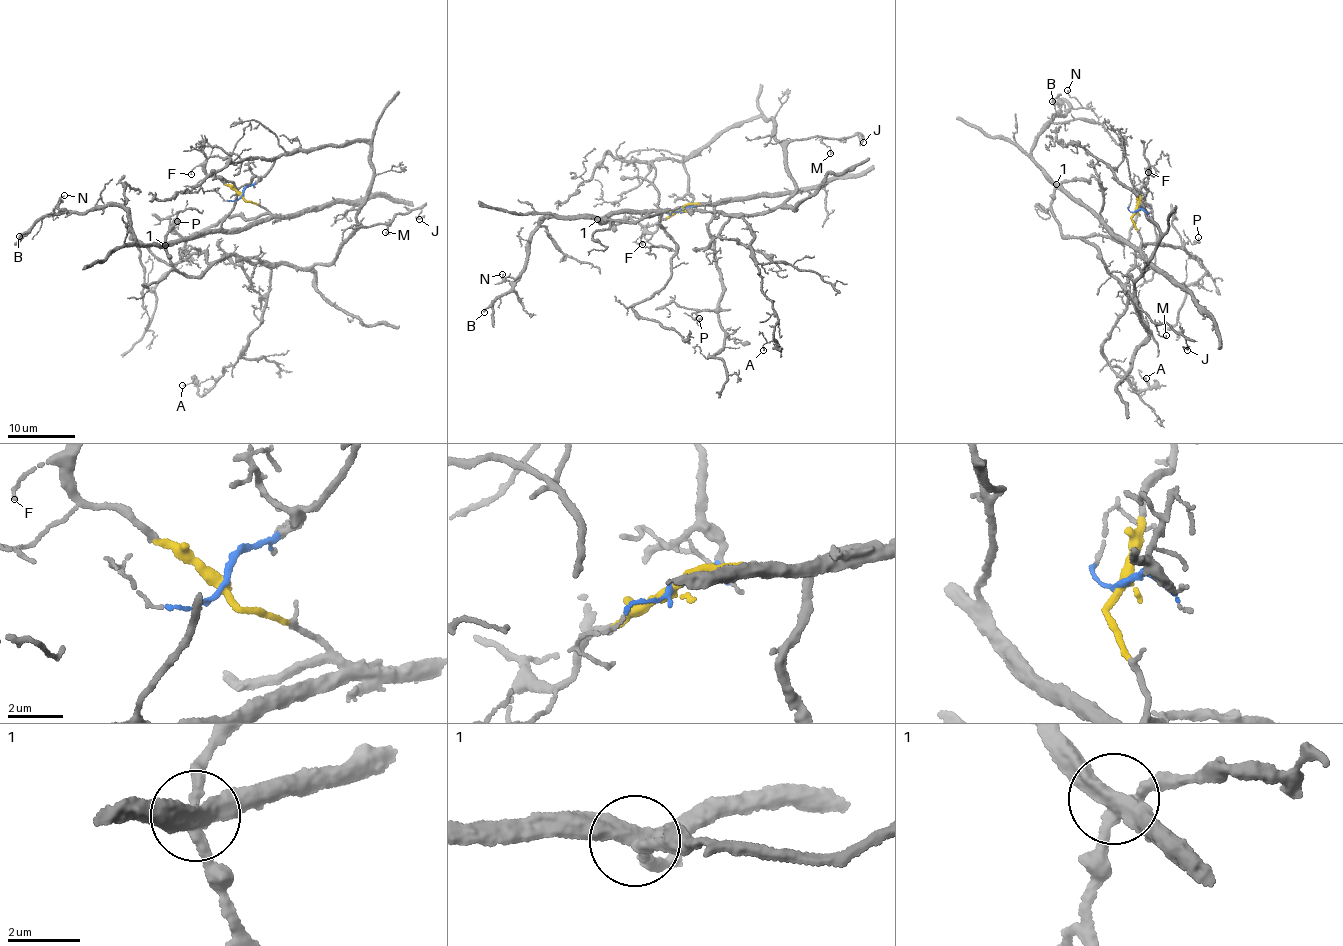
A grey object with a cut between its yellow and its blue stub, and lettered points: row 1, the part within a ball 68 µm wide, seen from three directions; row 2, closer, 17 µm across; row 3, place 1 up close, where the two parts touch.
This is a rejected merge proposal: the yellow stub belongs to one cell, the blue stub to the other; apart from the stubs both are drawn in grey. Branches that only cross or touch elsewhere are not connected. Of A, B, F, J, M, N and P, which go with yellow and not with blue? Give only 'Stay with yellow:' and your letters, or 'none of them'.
Stay with yellow: B, F, N, P

